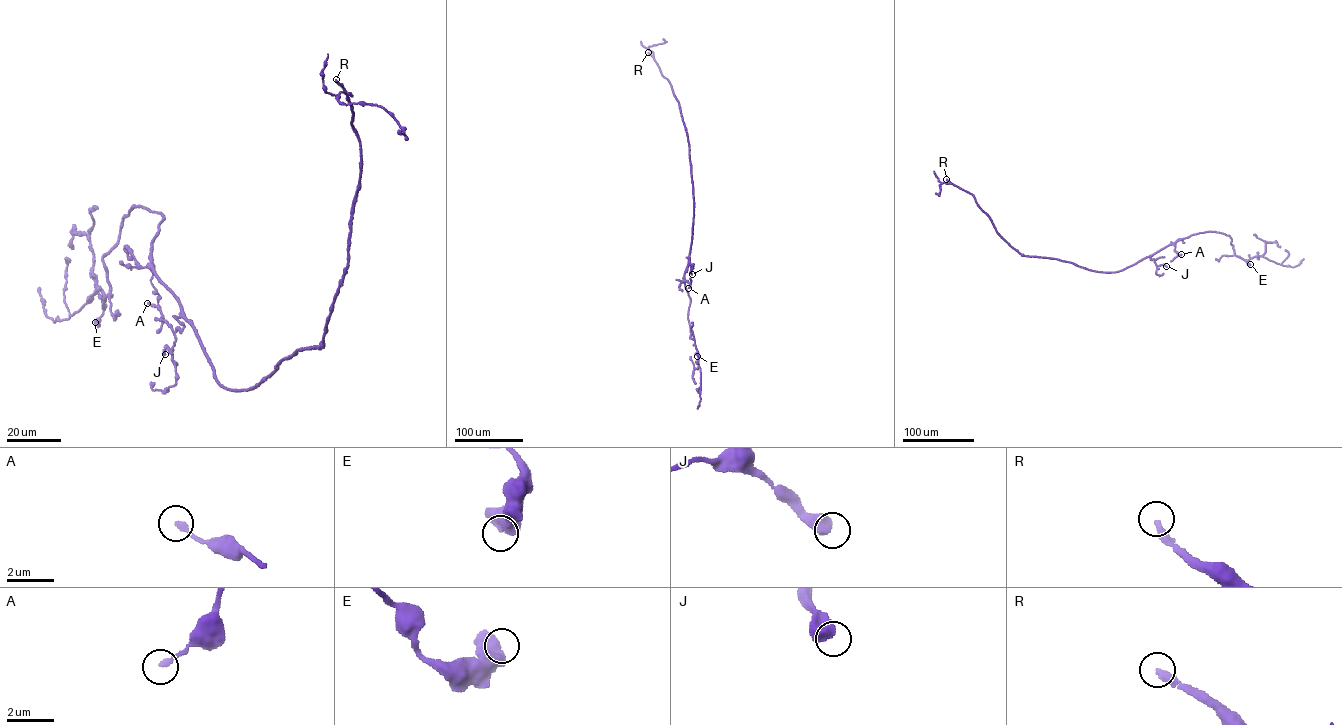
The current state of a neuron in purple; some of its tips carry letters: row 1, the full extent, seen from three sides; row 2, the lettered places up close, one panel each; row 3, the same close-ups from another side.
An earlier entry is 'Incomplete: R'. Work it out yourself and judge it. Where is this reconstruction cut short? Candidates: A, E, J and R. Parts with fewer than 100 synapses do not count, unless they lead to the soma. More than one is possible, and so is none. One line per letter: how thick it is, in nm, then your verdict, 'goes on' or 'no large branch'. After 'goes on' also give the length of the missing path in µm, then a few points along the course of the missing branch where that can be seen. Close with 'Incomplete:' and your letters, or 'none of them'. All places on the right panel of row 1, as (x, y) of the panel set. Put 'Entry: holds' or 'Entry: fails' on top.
Entry: holds
A: 220 nm thick; no large branch
E: 750 nm thick; no large branch
J: 600 nm thick; no large branch
R: 280 nm thick; goes on; about 200 µm are missing; missing branch runs (946, 179), (945, 174), (928, 236), (911, 201)
Incomplete: R

